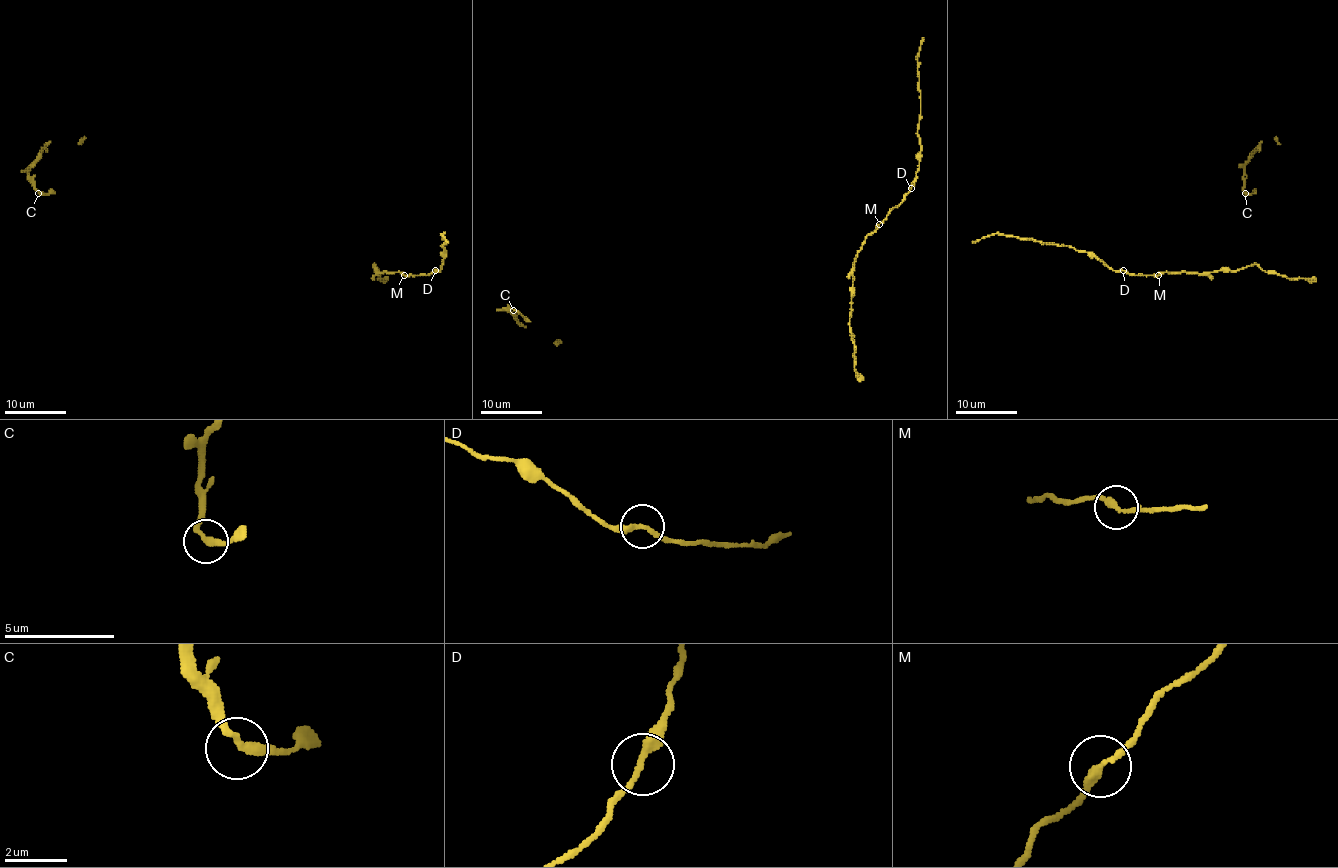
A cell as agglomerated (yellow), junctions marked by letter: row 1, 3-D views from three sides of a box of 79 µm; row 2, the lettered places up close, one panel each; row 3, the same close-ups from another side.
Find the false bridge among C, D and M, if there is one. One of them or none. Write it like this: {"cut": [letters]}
{"cut": []}

